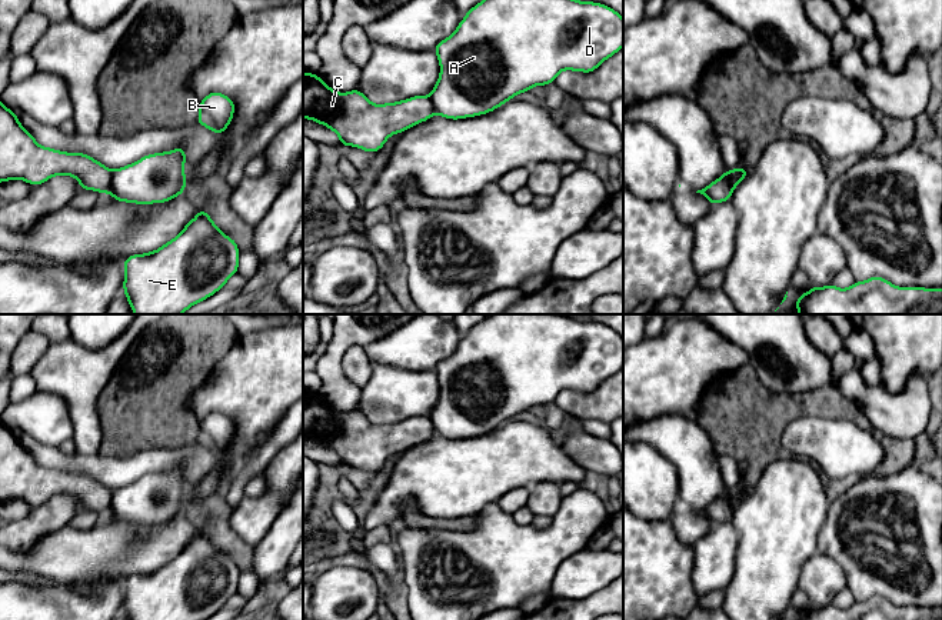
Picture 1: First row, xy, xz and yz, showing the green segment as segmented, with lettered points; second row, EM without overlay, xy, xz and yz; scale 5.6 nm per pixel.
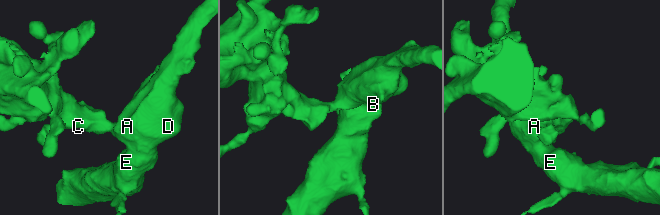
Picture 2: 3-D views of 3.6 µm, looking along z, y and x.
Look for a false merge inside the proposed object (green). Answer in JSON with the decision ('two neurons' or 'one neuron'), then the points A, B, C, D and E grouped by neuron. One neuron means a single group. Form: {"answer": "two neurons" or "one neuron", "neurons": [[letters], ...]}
{"answer": "two neurons", "neurons": [["A", "B", "D", "E"], ["C"]]}

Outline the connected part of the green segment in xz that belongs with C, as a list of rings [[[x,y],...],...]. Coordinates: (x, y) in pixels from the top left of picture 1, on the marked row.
[[[303,73],[303,119],[333,130],[340,146],[379,151],[386,140],[435,114],[429,96],[375,104],[360,90],[337,93],[316,73]]]

